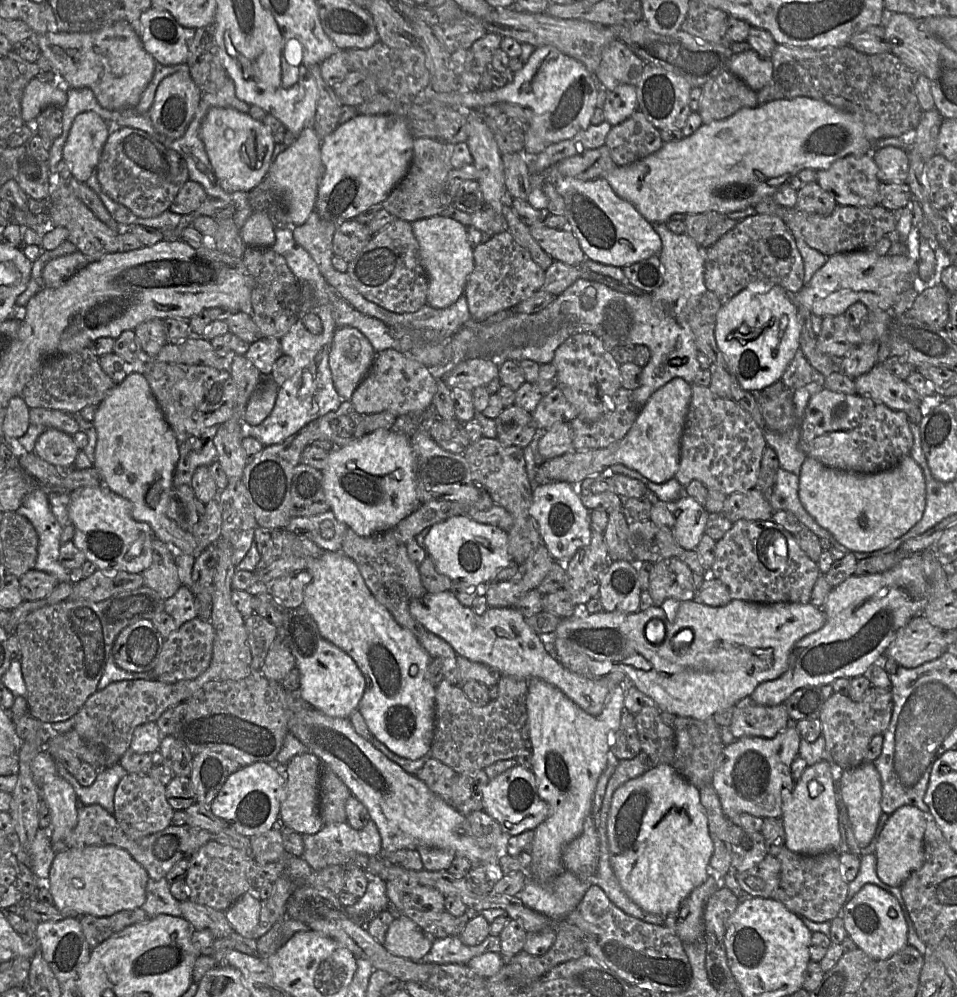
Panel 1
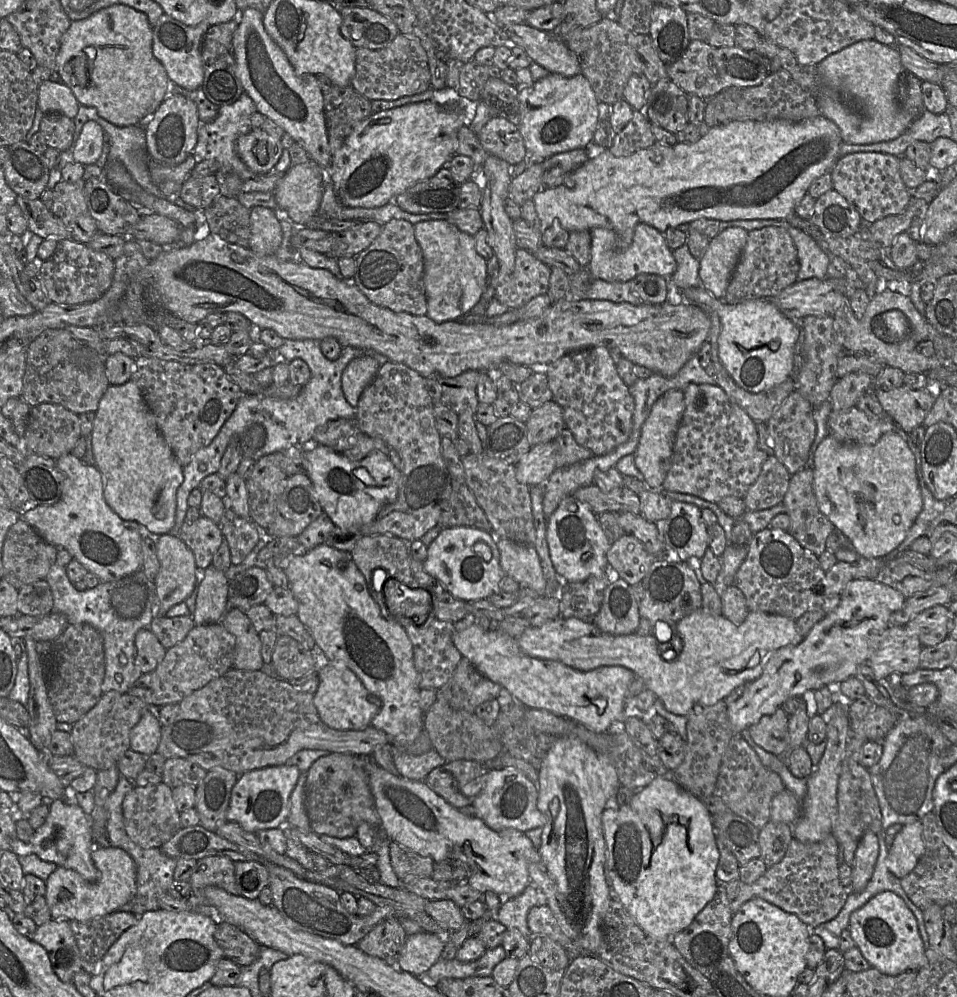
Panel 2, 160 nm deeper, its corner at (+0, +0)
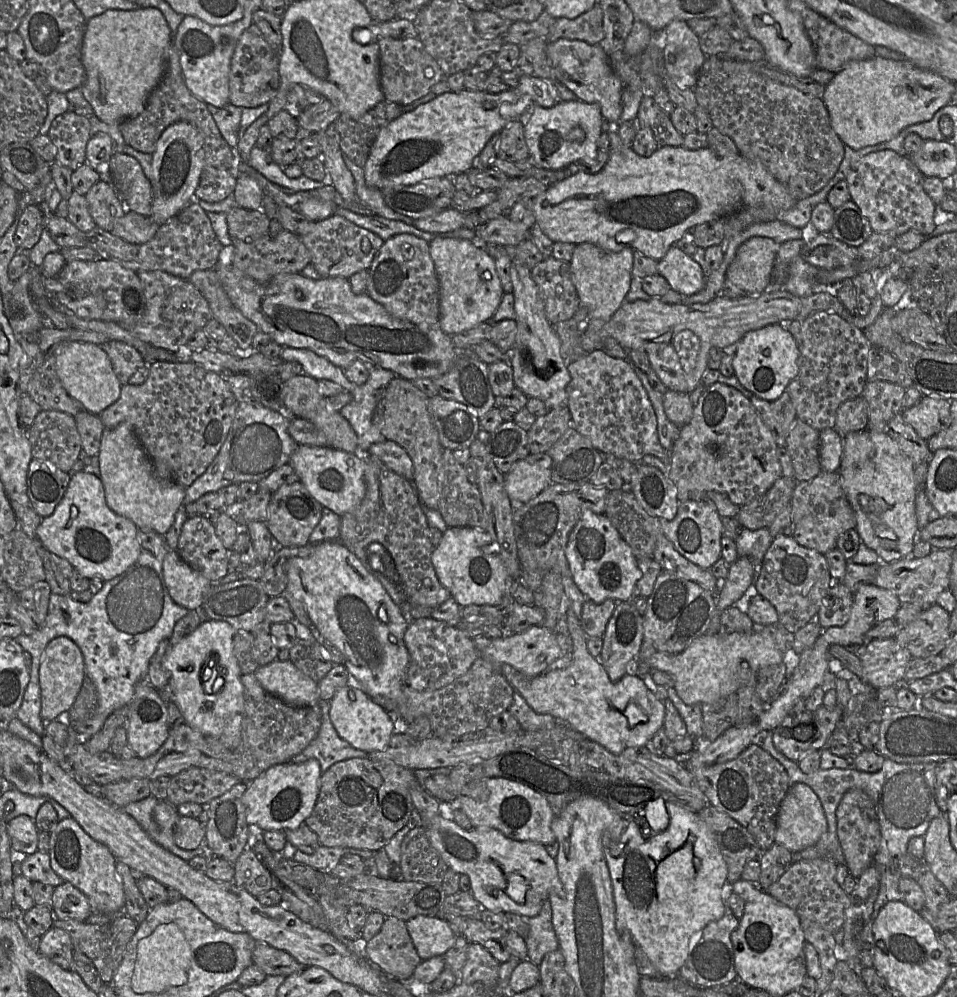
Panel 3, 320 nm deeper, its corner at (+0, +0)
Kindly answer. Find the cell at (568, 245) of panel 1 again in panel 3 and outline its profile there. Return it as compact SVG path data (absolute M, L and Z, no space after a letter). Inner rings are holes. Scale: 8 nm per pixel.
M507 216L490 220L474 231L479 244L516 246L530 236L530 229L513 222Z

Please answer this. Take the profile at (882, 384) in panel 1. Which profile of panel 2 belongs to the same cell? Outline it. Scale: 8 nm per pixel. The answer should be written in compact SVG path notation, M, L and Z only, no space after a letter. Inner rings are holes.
M903 385L892 390L875 390L874 394L885 412L905 434L923 425L936 402L933 385L922 390Z

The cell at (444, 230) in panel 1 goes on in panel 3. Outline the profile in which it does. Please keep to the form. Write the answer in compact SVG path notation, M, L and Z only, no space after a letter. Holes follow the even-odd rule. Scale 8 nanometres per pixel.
M437 235L429 242L431 258L439 281L439 327L453 336L488 321L496 312L504 294L494 259L482 248L482 244L465 239Z

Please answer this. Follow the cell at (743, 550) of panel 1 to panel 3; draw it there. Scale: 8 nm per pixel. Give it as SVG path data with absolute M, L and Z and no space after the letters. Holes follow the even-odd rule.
M790 535L773 538L759 565L753 590L775 607L779 617L777 625L794 634L815 616L823 630L843 626L853 605L853 593L841 581L833 580L825 555L799 545Z

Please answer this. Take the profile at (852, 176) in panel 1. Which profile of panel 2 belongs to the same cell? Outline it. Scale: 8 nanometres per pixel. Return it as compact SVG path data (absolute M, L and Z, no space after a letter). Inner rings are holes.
M854 152L842 156L830 171L833 189L855 208L866 224L900 214L908 206L912 195L901 178L899 162L900 157L876 152Z

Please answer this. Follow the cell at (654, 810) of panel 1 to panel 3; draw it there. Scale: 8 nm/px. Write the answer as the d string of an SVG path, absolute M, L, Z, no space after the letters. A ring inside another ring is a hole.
M666 801L665 806L669 815L669 824L664 831L656 833L652 832L649 826L645 823L644 818L635 818L628 821L626 829L620 836L618 846L615 847L617 850L609 853L606 848L606 863L612 882L616 919L626 926L635 945L646 954L659 975L662 978L671 978L676 977L679 974L680 969L686 962L687 957L693 948L696 935L699 934L708 923L719 920L724 916L726 906L722 898L722 887L727 882L728 872L726 862L723 859L714 834L709 829L707 823L700 818L696 812L687 809L676 802Z

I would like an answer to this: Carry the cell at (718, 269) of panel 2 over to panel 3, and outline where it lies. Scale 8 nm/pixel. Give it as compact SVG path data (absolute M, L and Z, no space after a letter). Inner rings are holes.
M752 237L737 250L727 269L724 287L738 287L746 294L760 294L772 281L780 244L767 237Z

